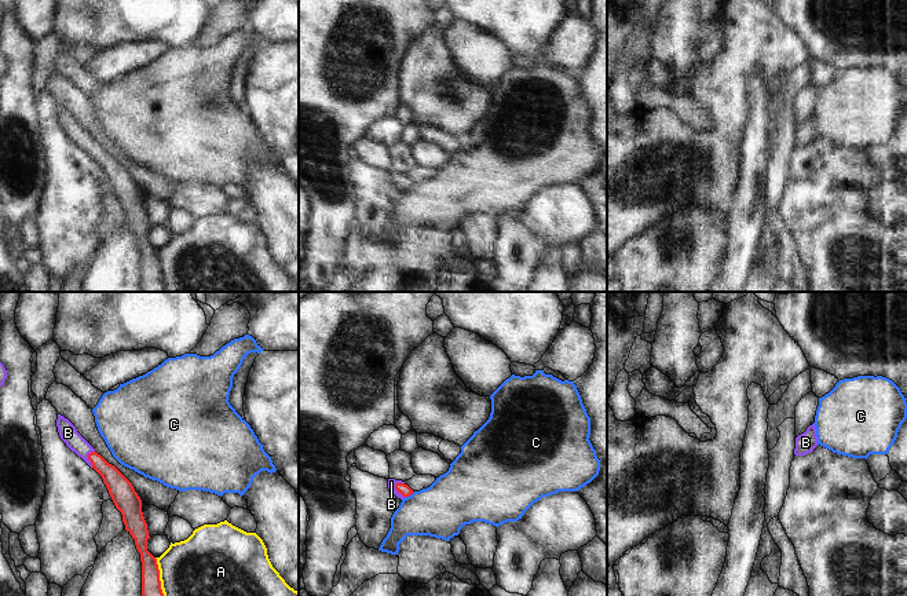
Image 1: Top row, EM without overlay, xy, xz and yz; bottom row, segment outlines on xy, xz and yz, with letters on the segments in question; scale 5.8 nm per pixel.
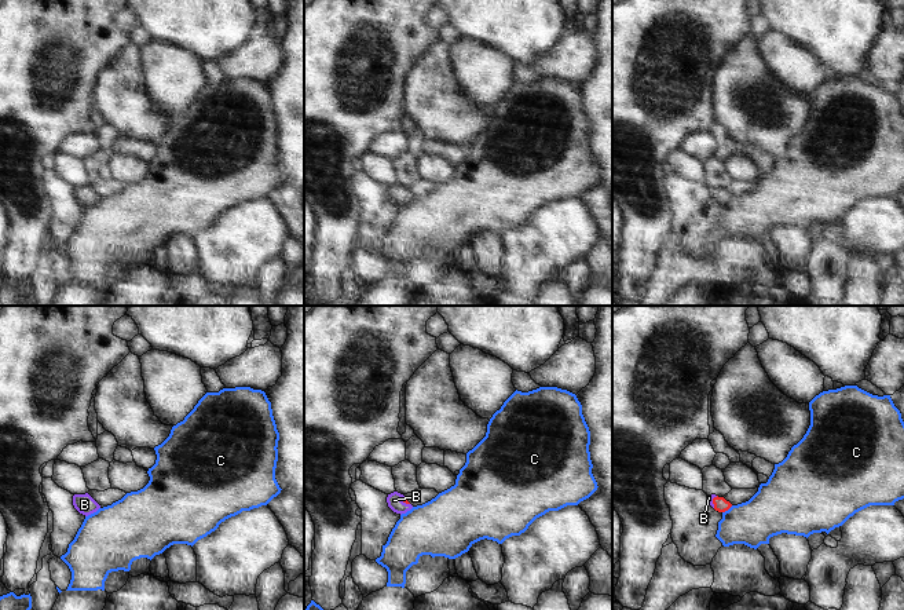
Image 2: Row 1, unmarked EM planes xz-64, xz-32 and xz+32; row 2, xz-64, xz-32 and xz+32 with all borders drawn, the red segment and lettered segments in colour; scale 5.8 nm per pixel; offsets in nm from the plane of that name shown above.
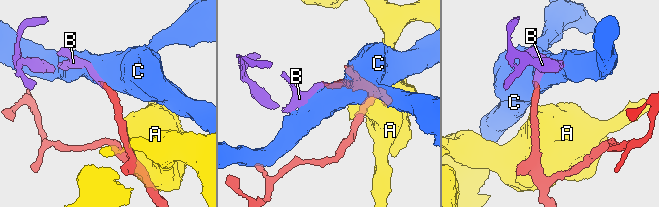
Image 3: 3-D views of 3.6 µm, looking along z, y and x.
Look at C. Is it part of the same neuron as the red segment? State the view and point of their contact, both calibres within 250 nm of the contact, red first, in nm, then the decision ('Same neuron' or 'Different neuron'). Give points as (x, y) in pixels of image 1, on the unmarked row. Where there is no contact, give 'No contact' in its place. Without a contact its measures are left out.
Touches red at xz (410, 186). Thickness 70 nm (red) against 320 nm. Different neuron.

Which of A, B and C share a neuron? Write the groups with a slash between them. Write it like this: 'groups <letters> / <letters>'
groups A / B / C

